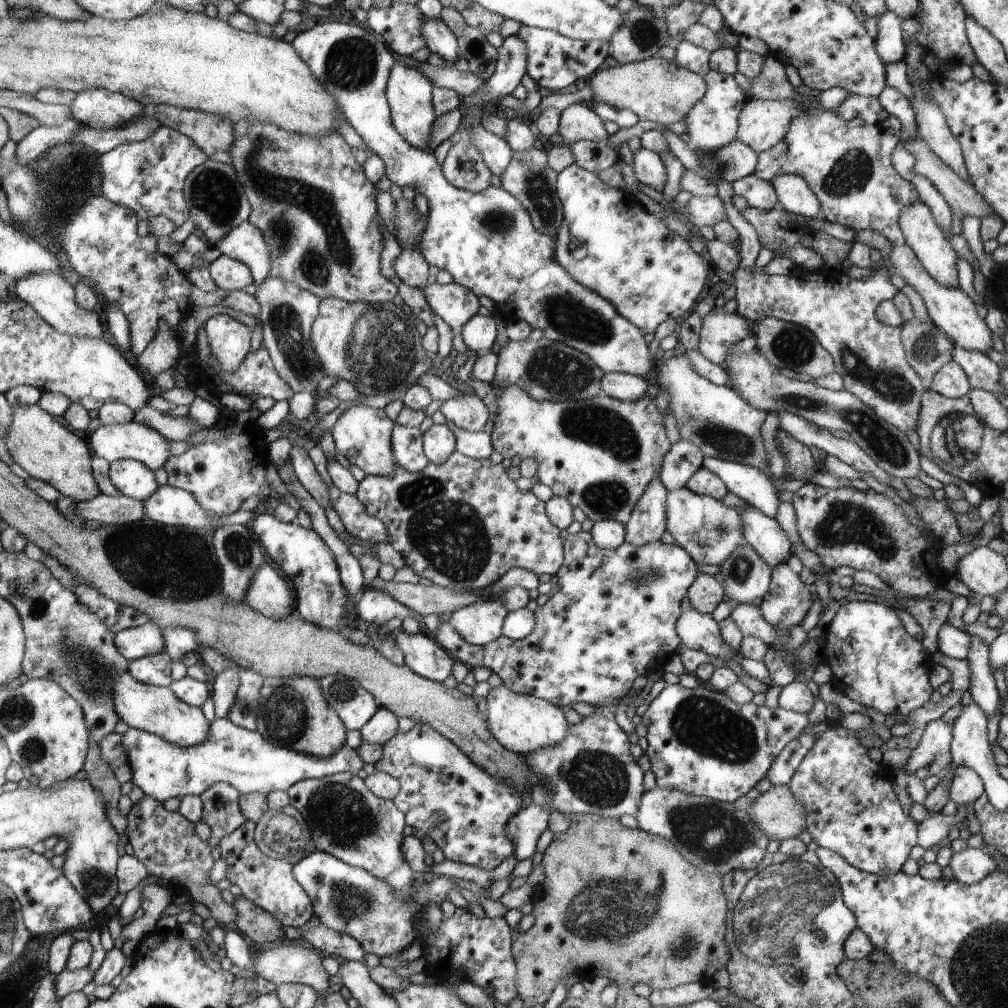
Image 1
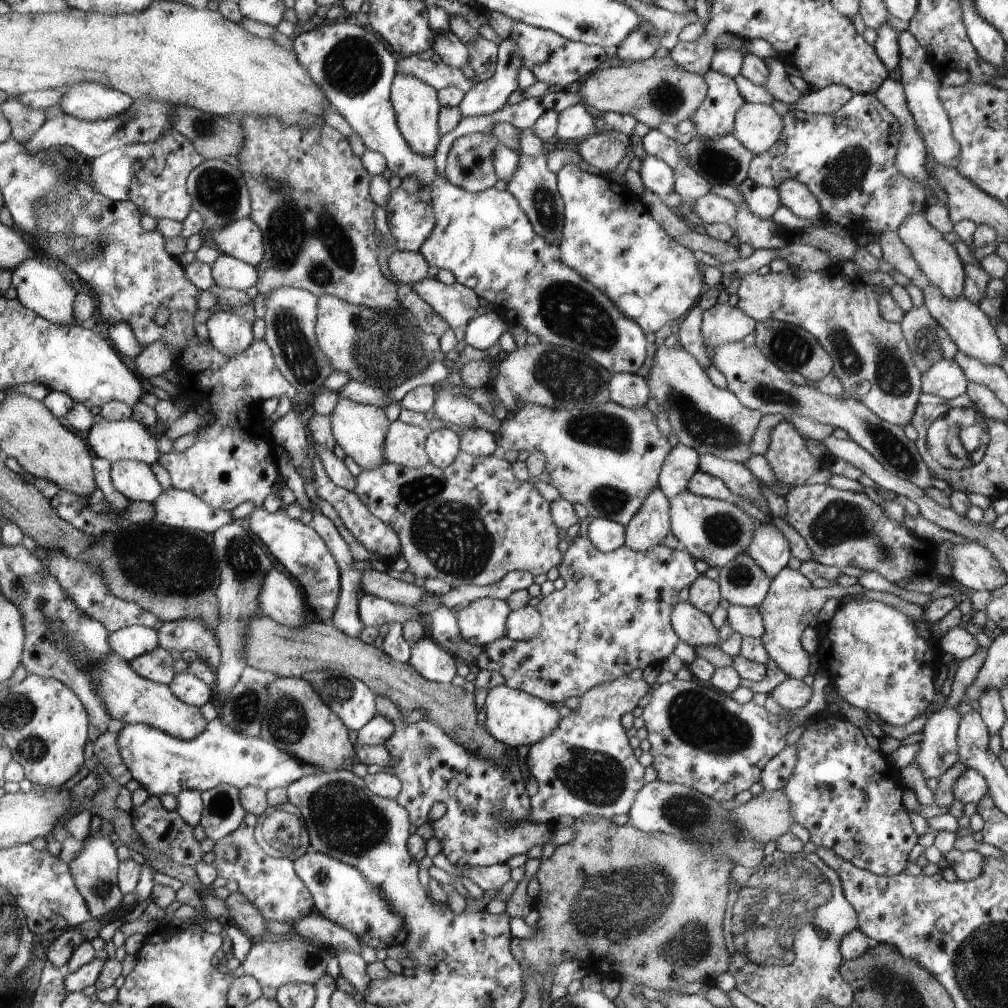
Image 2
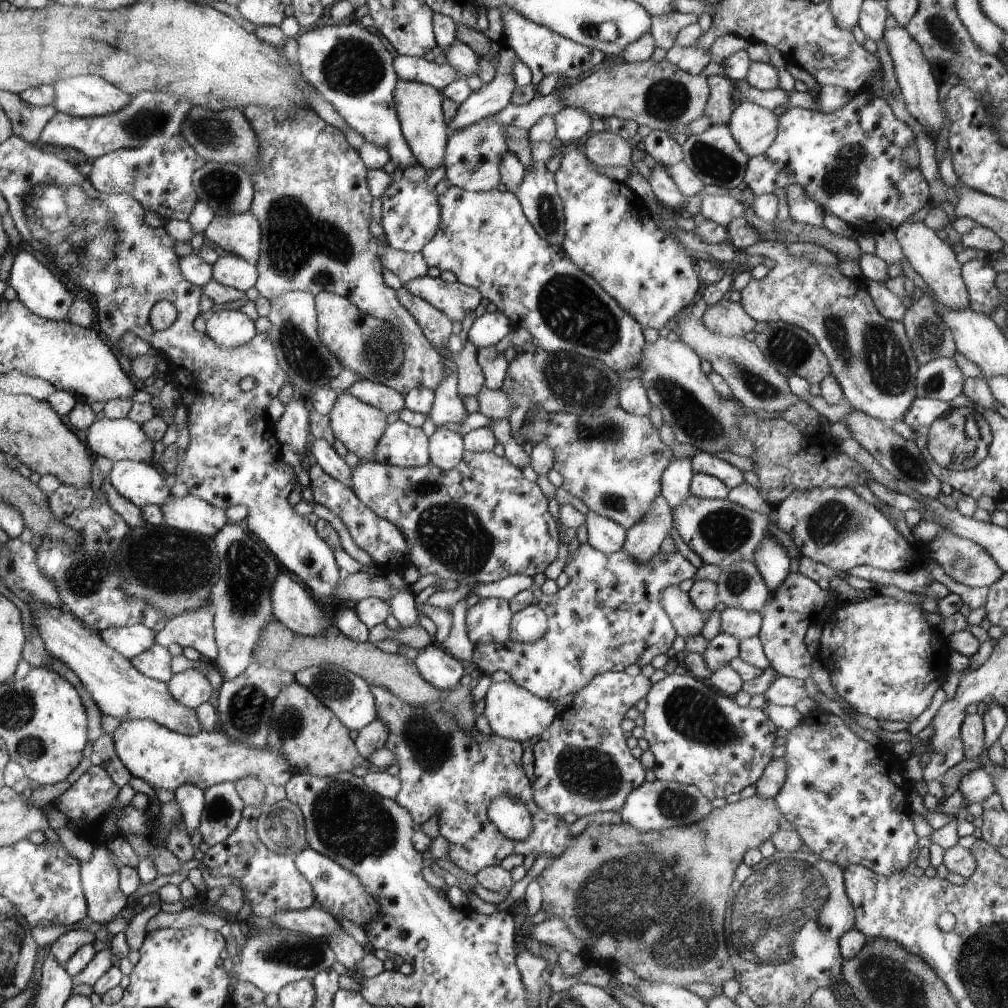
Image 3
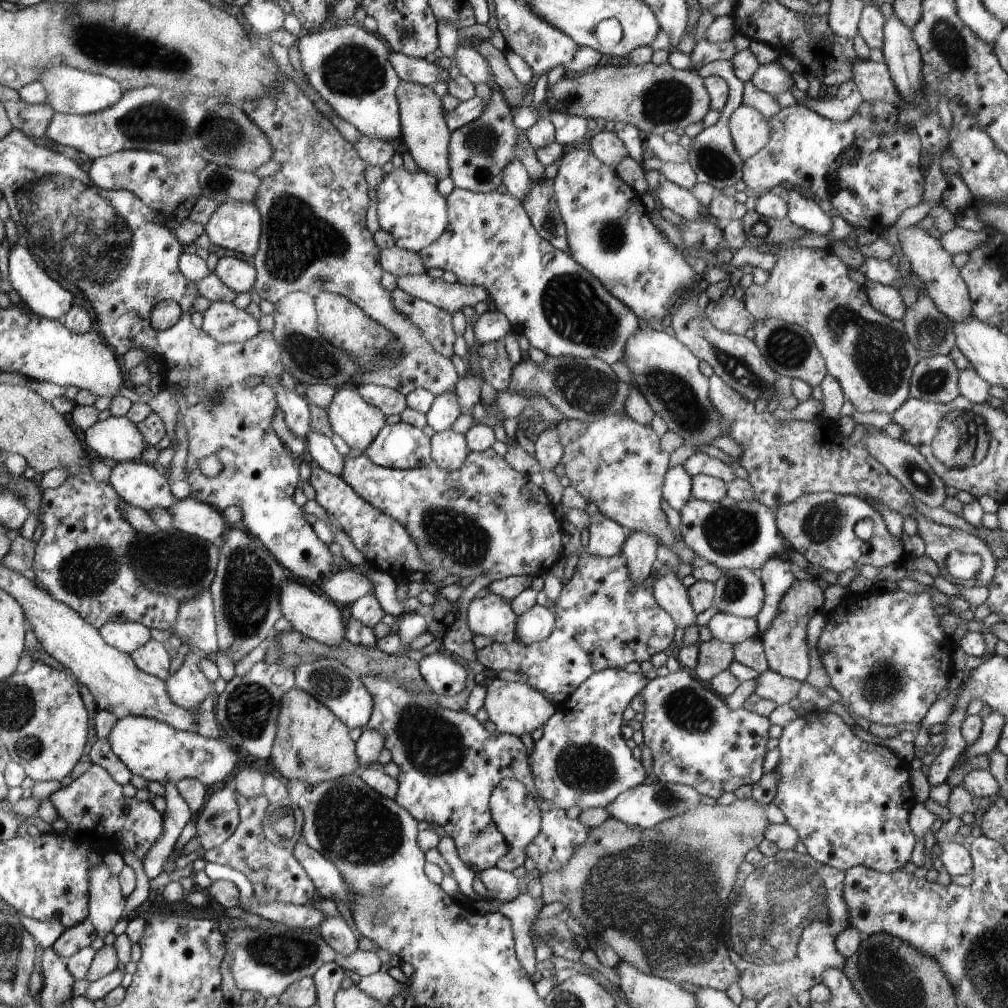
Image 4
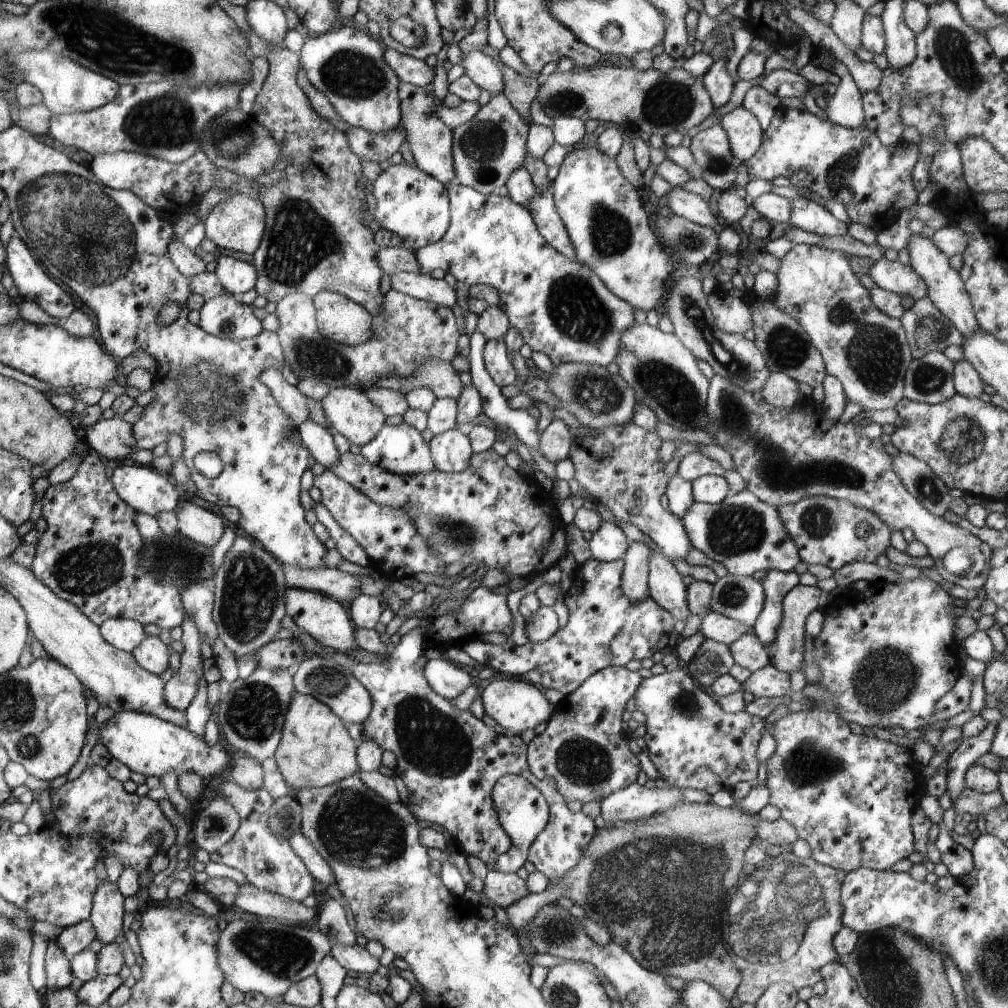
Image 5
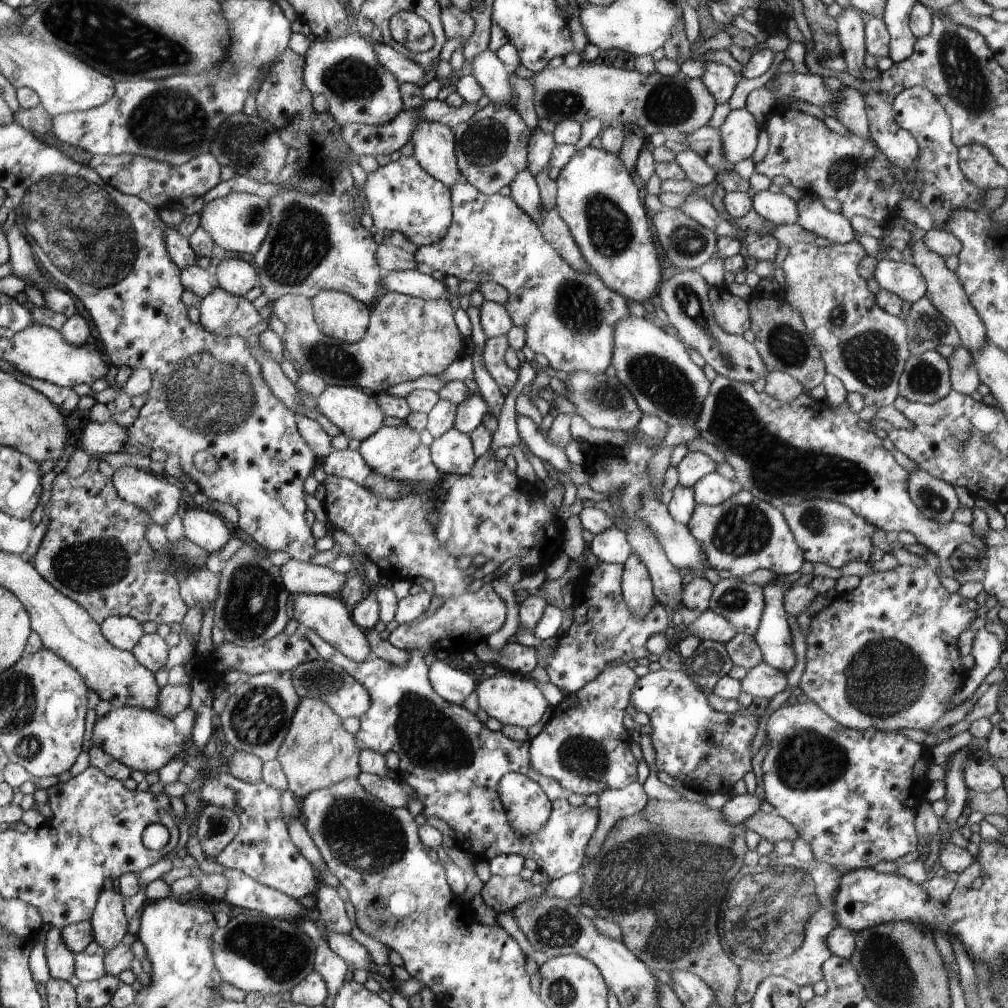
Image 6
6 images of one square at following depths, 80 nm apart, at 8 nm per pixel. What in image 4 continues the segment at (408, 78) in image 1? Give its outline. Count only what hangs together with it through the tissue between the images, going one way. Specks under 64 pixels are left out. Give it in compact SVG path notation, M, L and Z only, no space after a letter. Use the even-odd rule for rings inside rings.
M404 81L396 92L400 104L402 122L401 141L406 144L410 156L424 173L442 180L451 175L450 144L451 130L446 122L446 113L442 109L441 97L432 87Z

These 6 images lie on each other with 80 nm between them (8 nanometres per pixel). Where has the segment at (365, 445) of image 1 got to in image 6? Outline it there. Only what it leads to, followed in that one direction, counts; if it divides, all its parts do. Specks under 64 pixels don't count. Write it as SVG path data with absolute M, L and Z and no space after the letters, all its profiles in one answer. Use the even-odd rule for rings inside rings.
M328 385L316 397L316 409L340 428L341 434L361 443L382 427L385 415L378 404L374 395L370 396L362 388L355 387Z

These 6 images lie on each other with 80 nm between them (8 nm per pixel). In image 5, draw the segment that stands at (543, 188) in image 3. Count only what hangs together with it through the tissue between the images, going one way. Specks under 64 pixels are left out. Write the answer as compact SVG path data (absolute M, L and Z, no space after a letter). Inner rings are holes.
M550 186L544 192L538 192L530 200L530 206L527 209L544 240L553 246L554 250L576 262L576 250L574 250L574 244L572 244L563 220L556 210L552 187Z

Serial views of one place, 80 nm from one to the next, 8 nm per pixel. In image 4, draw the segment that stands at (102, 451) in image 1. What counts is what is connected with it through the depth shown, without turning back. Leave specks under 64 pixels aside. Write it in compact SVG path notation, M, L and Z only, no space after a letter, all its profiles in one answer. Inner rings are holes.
M125 417L98 420L85 434L85 445L94 457L116 463L139 461L148 447L138 426Z

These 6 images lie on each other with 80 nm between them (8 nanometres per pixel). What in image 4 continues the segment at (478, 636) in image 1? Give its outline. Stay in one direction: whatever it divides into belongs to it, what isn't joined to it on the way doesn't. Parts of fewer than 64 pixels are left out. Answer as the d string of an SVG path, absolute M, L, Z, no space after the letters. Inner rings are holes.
M494 592L481 599L474 598L466 608L466 624L471 634L488 636L500 643L516 640L518 620L511 601Z

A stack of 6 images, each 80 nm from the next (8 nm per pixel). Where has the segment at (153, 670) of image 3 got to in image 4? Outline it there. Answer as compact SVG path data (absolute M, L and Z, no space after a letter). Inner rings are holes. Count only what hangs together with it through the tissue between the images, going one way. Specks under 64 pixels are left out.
M148 640L144 647L132 654L135 664L143 672L151 676L159 677L160 680L168 681L170 678L170 654L166 650L166 646L162 646L156 640Z

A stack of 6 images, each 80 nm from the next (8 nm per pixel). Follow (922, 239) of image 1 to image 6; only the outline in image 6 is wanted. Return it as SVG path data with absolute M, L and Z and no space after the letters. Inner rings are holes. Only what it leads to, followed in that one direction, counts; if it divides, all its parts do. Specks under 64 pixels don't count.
M923 240L914 242L911 251L912 258L914 258L914 266L920 270L926 284L927 290L925 297L927 297L938 312L956 328L962 347L970 352L982 348L987 342L984 324L980 316L978 316L978 312L976 312L972 304L970 304L970 300L968 296L966 296L962 284L958 282L955 272L952 272L952 270L946 266L945 258L932 252L932 250L924 244Z

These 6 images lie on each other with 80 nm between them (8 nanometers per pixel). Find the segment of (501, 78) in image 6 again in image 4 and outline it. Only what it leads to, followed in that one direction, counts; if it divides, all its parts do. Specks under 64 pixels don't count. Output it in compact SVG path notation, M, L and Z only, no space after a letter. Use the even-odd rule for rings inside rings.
M460 44L453 64L460 70L460 75L477 83L486 83L494 78L490 62L480 55L480 52L471 44Z

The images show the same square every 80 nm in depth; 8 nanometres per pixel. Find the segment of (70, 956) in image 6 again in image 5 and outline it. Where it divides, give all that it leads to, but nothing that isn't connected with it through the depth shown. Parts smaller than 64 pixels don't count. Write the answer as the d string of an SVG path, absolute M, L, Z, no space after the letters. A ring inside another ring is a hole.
M56 939L47 945L45 957L47 973L46 987L50 991L69 988L75 977L72 975L70 958L62 953L57 946Z

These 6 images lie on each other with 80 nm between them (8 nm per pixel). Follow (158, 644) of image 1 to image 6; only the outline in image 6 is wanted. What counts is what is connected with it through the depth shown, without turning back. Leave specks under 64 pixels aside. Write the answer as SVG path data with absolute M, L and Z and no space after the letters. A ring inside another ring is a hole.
M110 616L99 623L102 634L115 648L132 651L143 639L143 625L134 618L126 616Z

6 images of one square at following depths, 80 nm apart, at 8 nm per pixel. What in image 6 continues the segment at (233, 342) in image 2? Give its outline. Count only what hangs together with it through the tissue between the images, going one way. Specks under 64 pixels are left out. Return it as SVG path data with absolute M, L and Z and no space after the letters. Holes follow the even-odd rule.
M216 286L201 301L200 324L208 332L217 336L257 336L266 332L268 322L260 318L252 302L243 297L234 296L224 288Z

